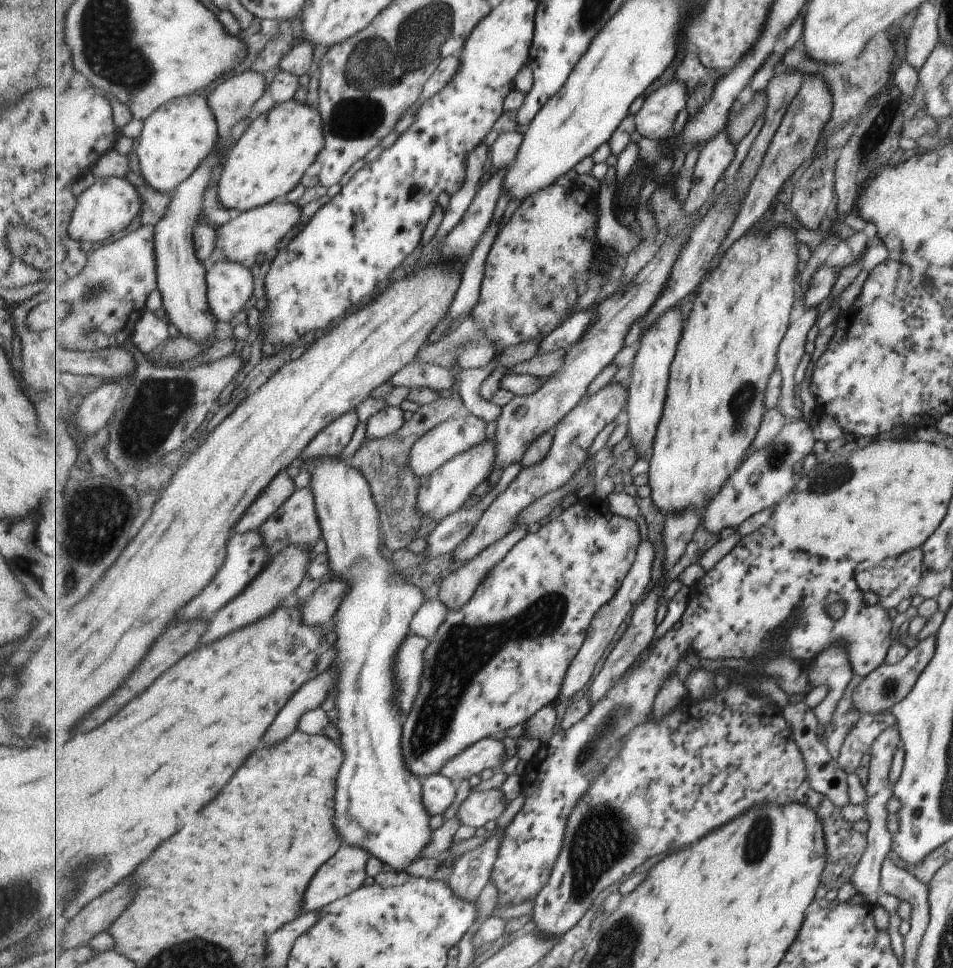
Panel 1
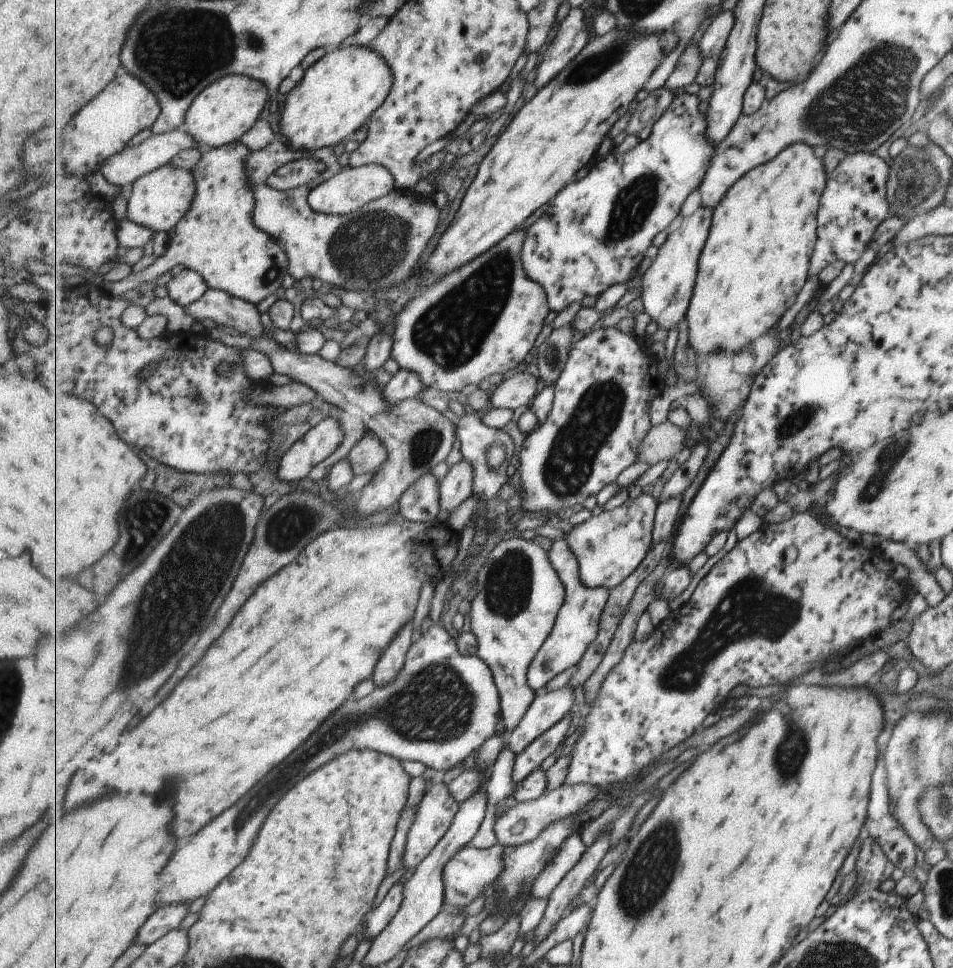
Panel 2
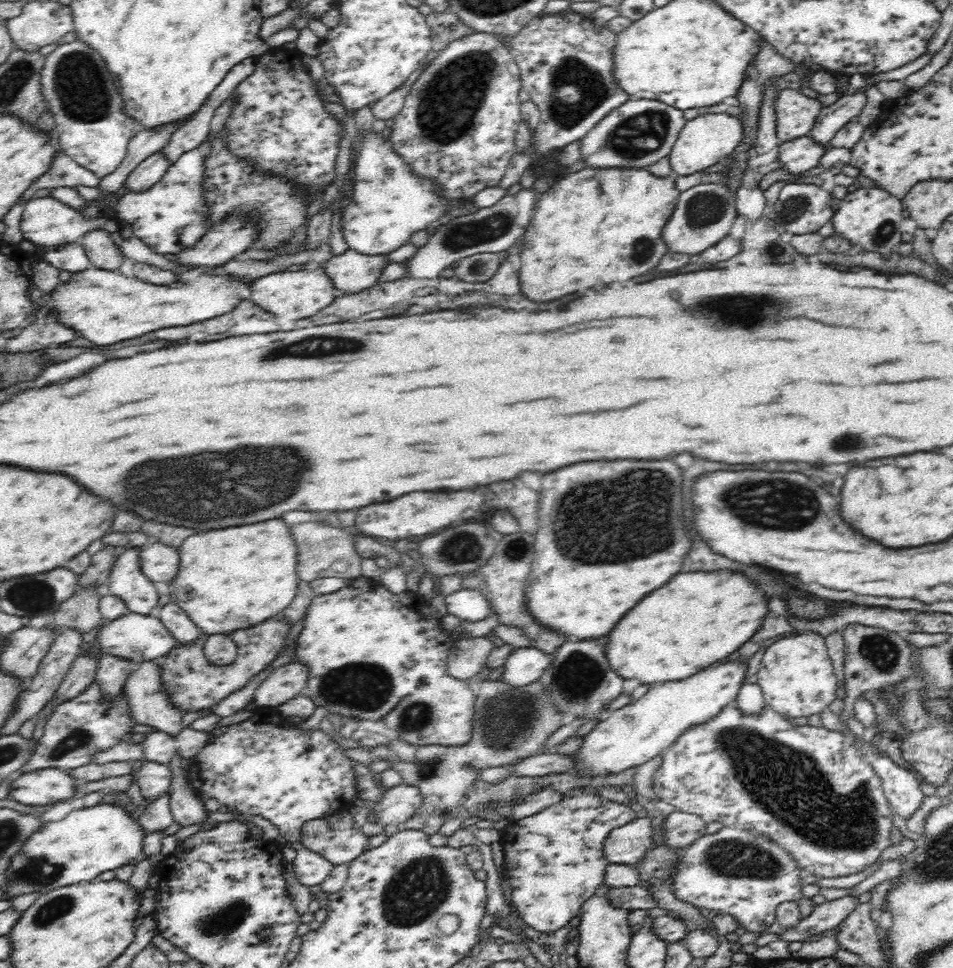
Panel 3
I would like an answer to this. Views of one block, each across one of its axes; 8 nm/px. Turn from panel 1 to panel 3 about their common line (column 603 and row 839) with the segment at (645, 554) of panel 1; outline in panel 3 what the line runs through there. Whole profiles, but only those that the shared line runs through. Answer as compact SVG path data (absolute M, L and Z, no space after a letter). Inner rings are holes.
M641 817L624 827L610 831L606 840L606 857L610 863L638 865L656 847L656 830L648 817Z

